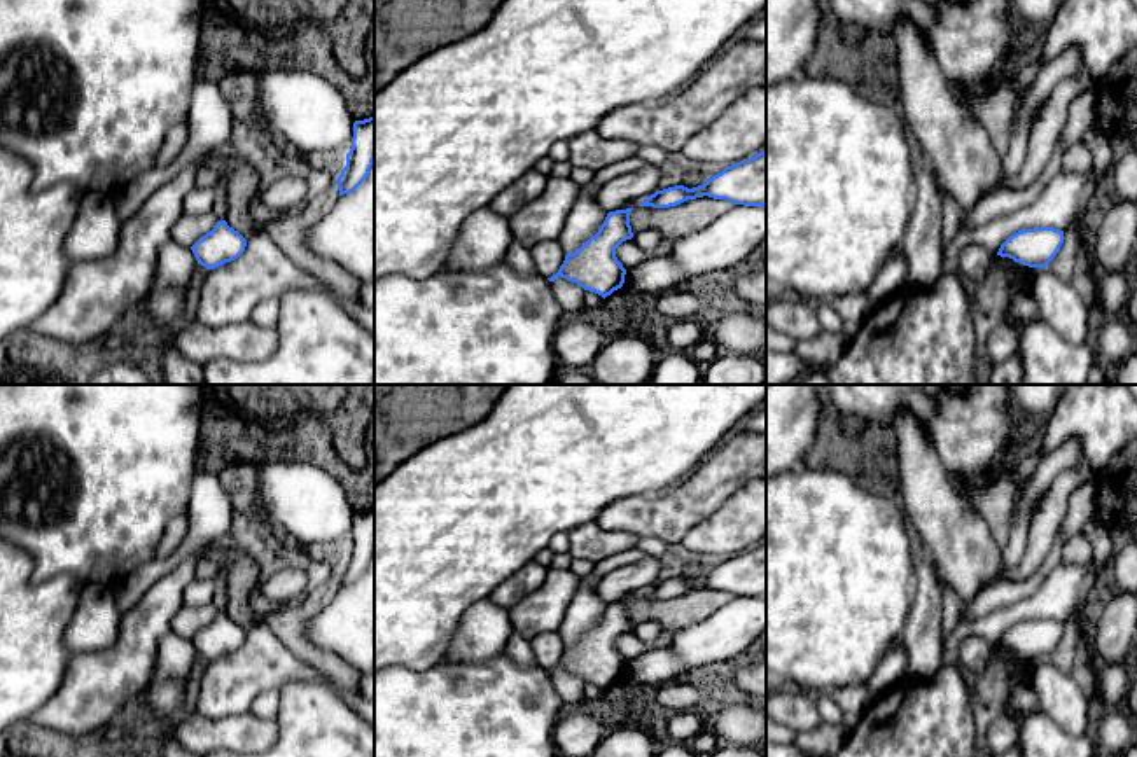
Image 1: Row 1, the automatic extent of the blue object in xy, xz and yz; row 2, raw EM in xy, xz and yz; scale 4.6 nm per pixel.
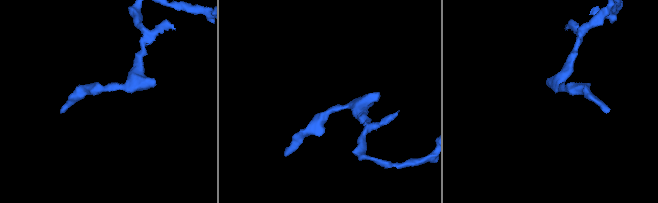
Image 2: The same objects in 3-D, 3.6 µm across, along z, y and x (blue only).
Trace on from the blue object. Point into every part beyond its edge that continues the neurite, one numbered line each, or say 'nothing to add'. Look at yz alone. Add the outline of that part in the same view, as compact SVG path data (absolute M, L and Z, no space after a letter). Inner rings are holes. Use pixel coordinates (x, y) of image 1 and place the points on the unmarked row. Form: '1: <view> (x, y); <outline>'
nothing to add

